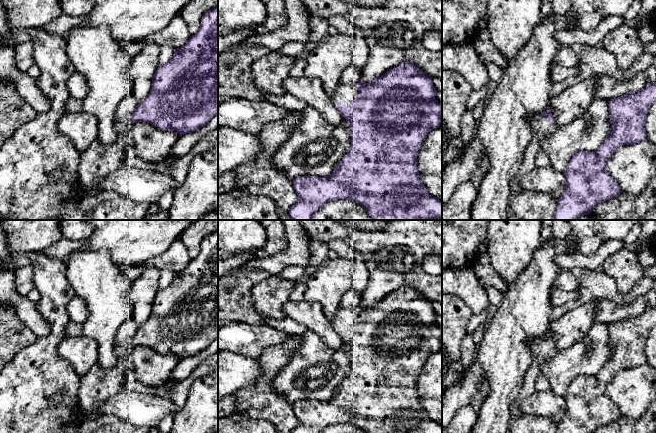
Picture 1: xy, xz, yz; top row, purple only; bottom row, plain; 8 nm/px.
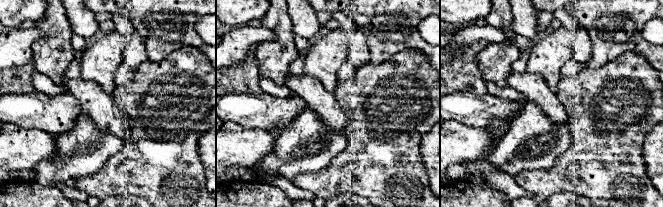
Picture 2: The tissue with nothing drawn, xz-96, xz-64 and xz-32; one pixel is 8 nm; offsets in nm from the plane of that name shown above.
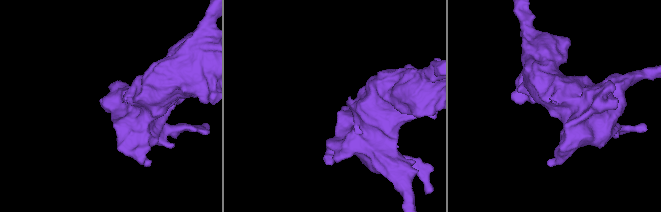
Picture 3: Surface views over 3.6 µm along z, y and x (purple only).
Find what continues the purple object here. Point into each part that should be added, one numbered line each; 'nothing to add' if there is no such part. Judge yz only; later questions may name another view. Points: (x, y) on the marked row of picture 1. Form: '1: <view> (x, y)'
1: yz (541, 128)

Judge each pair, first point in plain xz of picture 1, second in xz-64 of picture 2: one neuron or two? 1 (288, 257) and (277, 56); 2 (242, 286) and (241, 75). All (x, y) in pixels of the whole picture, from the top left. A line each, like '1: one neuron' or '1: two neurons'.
1: two neurons
2: one neuron

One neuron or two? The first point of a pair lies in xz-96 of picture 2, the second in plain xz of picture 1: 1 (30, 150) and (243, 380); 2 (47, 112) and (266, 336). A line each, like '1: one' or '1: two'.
1: one
2: one

